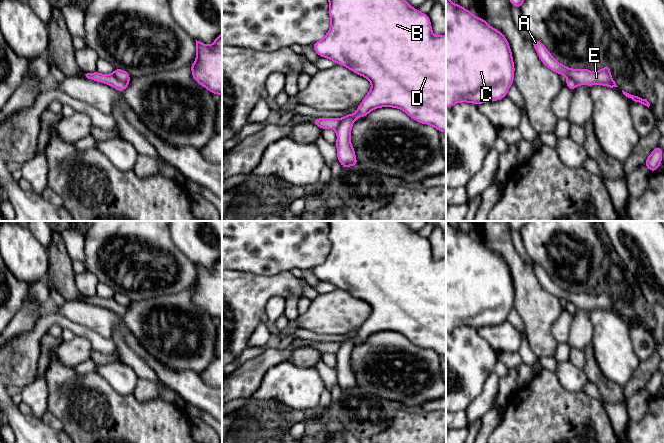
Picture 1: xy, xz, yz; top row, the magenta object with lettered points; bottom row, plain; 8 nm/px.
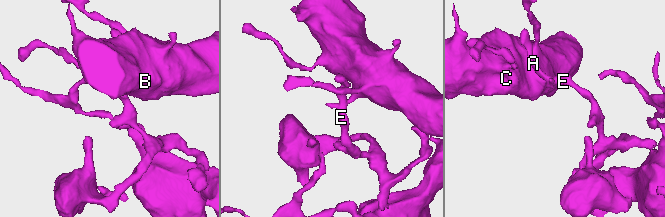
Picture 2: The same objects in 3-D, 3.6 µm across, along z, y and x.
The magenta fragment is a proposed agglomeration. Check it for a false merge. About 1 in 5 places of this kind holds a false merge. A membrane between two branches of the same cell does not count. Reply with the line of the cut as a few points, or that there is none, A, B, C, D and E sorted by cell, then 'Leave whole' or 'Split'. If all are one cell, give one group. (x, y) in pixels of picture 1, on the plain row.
Split along xy (112, 298), (118, 303), (128, 306). Groups: A E / B C D. Split

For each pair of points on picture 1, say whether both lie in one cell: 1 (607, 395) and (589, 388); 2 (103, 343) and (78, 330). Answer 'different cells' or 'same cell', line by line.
1: different cells
2: same cell

